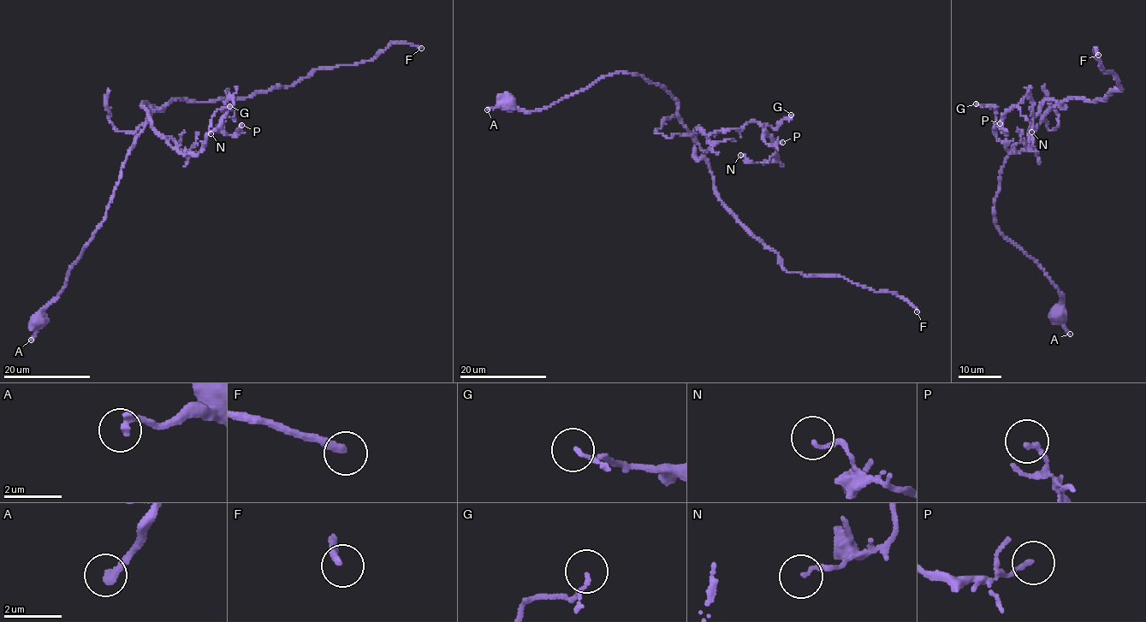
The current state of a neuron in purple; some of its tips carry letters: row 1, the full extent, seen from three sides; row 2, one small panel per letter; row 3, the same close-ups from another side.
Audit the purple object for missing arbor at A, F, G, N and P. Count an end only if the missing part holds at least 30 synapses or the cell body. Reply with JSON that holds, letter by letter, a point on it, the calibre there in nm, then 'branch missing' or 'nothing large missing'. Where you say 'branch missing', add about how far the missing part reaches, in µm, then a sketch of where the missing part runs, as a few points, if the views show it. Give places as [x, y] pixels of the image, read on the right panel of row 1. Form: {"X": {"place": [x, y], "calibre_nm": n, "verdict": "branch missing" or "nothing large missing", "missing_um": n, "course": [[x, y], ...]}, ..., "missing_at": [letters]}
{"A": {"place": [1070, 334], "calibre_nm": 280, "verdict": "nothing large missing"}, "F": {"place": [1098, 55], "calibre_nm": 240, "verdict": "branch missing", "missing_um": 130}, "G": {"place": [976, 103], "calibre_nm": 90, "verdict": "nothing large missing"}, "N": {"place": [1031, 132], "calibre_nm": 130, "verdict": "nothing large missing"}, "P": {"place": [1000, 123], "calibre_nm": 150, "verdict": "nothing large missing"}, "missing_at": ["F"]}

